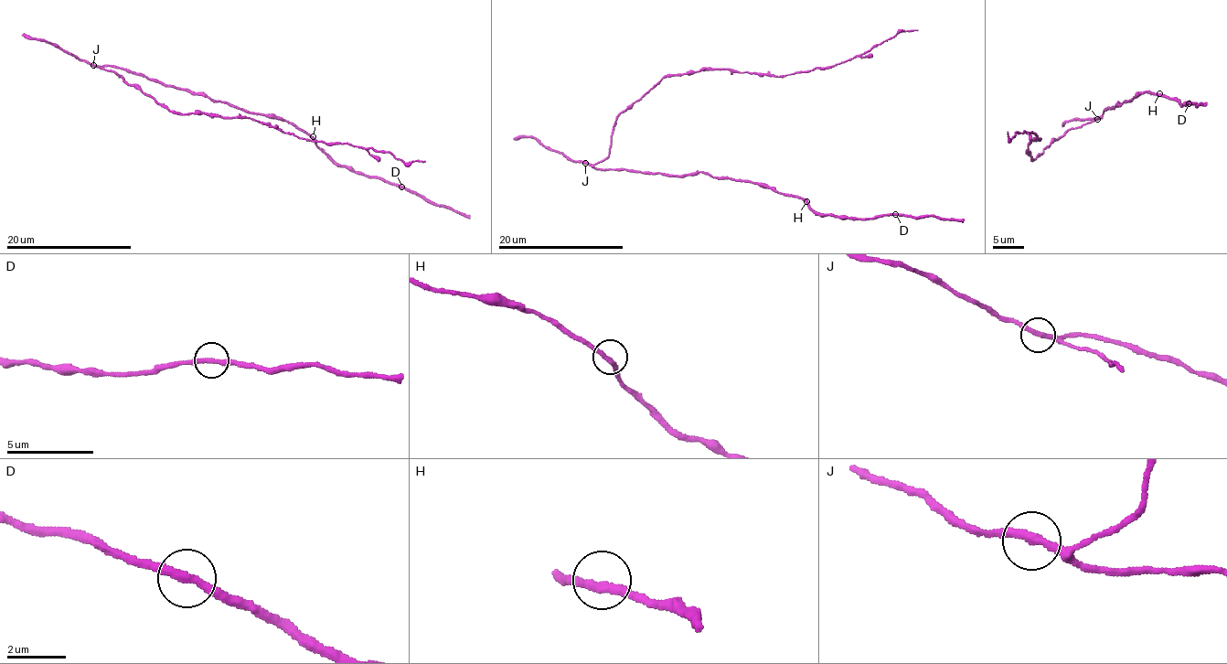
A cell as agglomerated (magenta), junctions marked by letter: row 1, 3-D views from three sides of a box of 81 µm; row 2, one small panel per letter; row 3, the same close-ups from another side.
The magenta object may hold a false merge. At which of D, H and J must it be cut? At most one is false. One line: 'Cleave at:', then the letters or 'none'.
Cleave at: none

